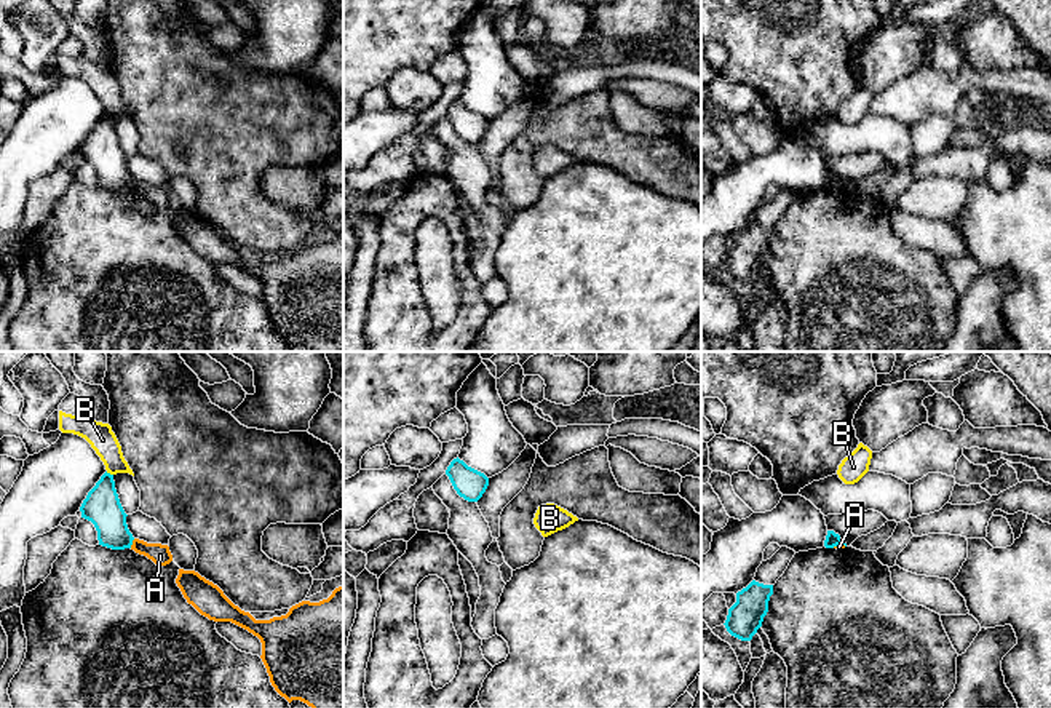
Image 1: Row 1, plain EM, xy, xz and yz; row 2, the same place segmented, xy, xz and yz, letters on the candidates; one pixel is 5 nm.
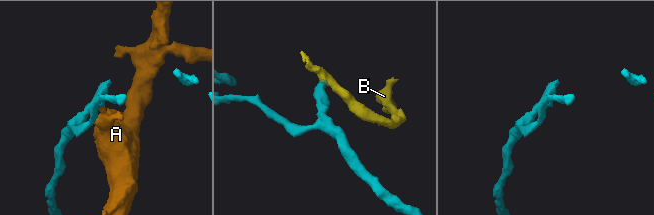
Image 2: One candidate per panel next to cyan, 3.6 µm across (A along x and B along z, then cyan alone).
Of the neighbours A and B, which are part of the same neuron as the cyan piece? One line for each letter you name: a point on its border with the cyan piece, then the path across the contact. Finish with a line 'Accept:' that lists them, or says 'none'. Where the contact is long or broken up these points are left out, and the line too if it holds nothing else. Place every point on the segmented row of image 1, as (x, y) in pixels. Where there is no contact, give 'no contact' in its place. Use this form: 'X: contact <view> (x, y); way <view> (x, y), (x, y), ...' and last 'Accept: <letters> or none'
Accept: none

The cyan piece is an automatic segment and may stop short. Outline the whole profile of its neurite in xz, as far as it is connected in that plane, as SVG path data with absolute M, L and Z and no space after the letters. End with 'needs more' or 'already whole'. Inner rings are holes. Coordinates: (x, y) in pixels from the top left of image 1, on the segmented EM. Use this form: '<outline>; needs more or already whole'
M458 457L450 462L446 475L457 494L468 502L478 502L489 486L489 478L484 473L468 467Z; already whole

